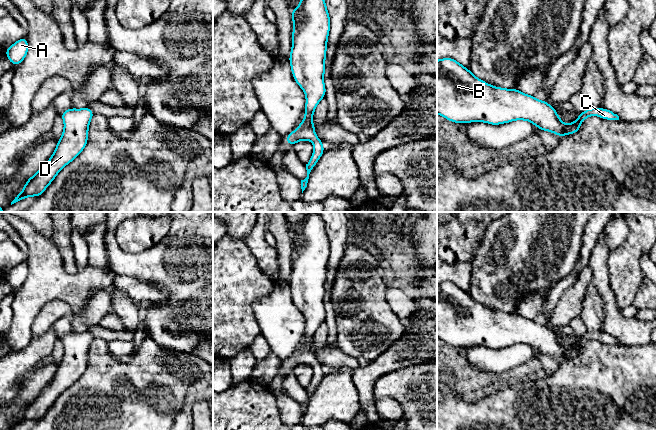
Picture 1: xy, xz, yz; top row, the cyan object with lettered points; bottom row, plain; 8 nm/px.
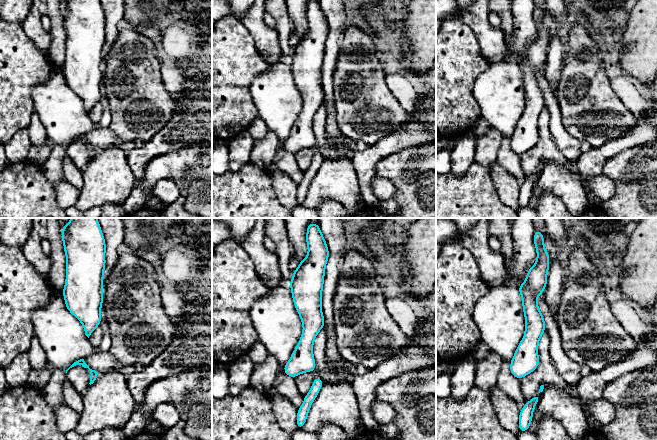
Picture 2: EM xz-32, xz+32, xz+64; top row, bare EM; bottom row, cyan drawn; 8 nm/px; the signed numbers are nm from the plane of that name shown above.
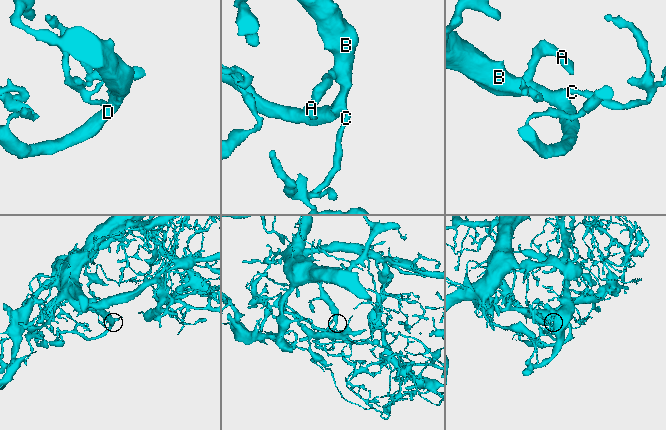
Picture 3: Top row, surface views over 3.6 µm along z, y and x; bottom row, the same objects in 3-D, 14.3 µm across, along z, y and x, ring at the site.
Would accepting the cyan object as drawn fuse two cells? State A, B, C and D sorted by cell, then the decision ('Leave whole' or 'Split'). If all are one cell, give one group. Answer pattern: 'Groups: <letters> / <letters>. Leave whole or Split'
Groups: A B C D. Leave whole

